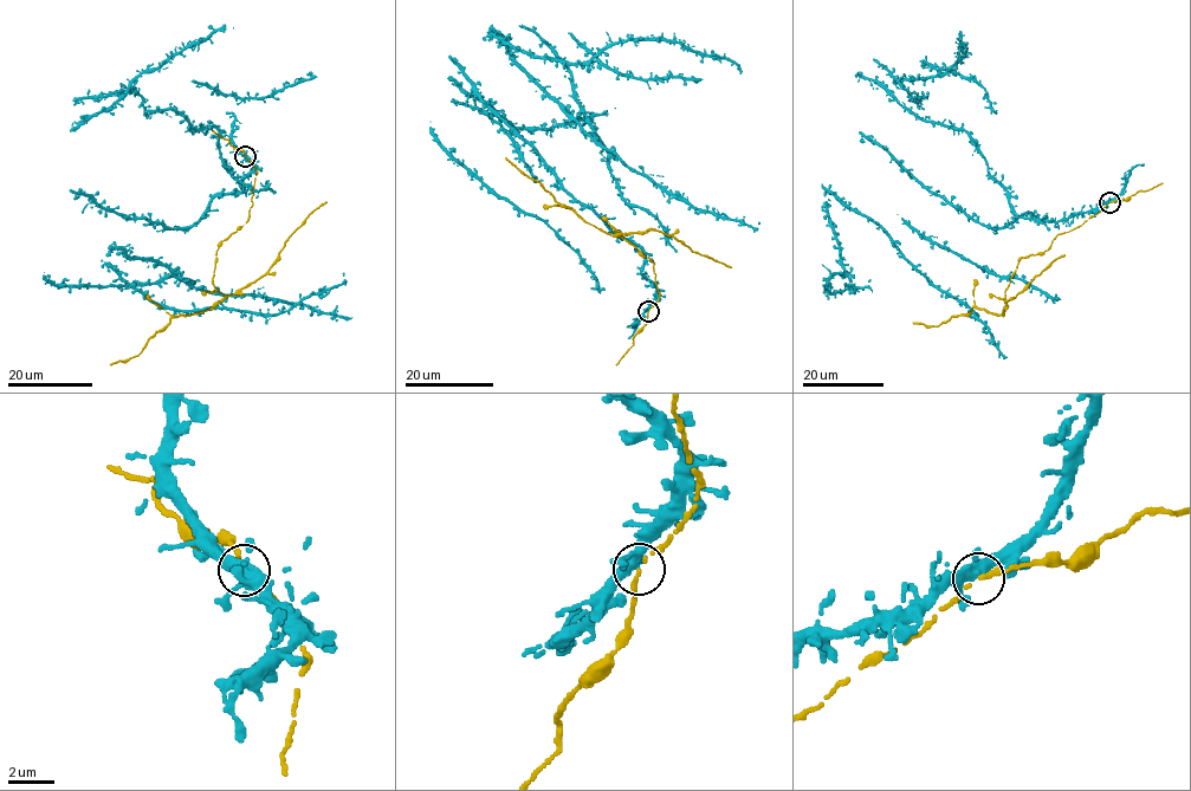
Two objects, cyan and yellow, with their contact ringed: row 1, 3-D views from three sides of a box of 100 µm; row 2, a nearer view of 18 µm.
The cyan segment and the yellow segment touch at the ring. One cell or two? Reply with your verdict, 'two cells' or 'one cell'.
one cell

